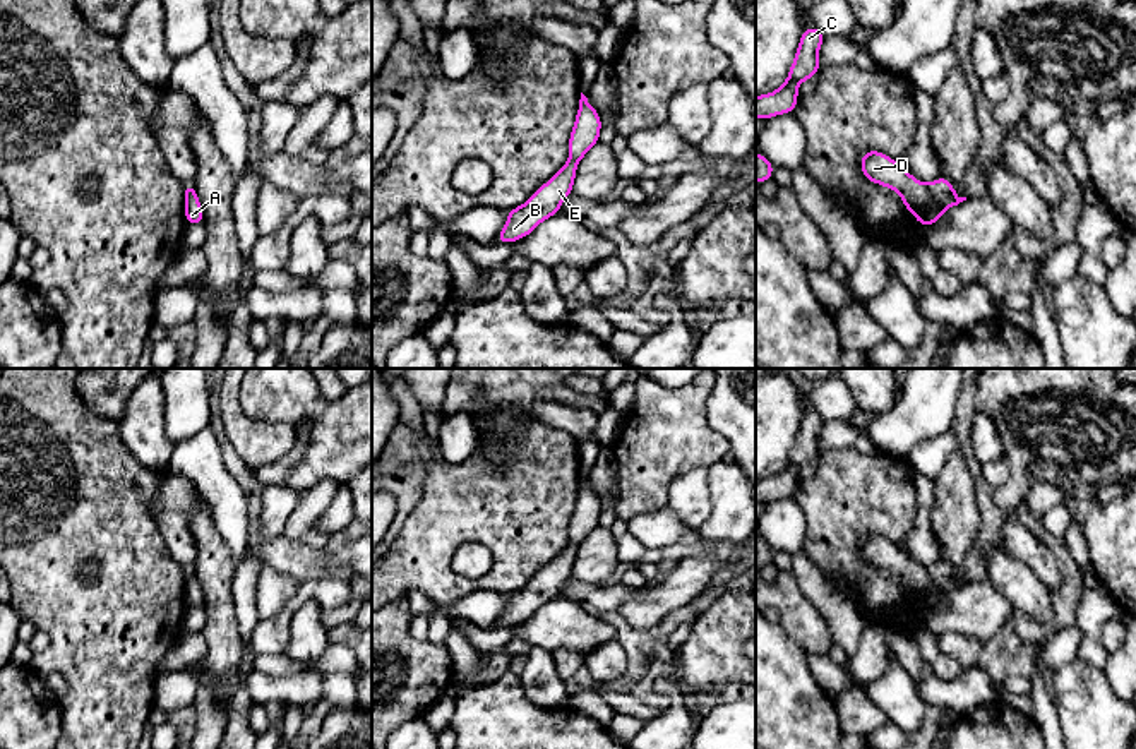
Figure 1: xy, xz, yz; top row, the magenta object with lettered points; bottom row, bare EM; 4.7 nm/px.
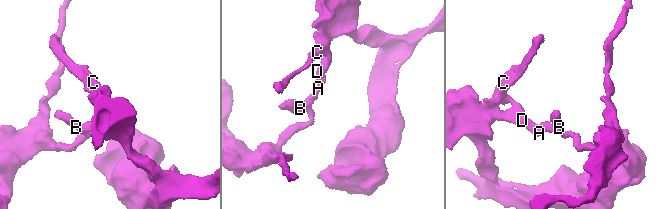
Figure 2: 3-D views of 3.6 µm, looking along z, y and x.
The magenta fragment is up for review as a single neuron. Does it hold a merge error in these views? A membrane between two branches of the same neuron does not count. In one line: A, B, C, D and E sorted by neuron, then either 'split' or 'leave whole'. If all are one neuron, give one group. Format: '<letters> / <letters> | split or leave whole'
A C D / B E | split

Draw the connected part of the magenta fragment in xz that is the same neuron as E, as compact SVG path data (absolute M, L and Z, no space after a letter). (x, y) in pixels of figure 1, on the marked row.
M569 159L523 206L507 211L507 223L495 243L512 243L528 237L541 221L560 213L560 204L572 194L577 163Z

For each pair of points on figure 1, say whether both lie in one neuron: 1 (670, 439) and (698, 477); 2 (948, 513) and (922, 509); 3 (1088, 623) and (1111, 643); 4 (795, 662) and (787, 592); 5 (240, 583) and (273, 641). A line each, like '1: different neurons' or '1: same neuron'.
1: different neurons
2: different neurons
3: different neurons
4: different neurons
5: different neurons

